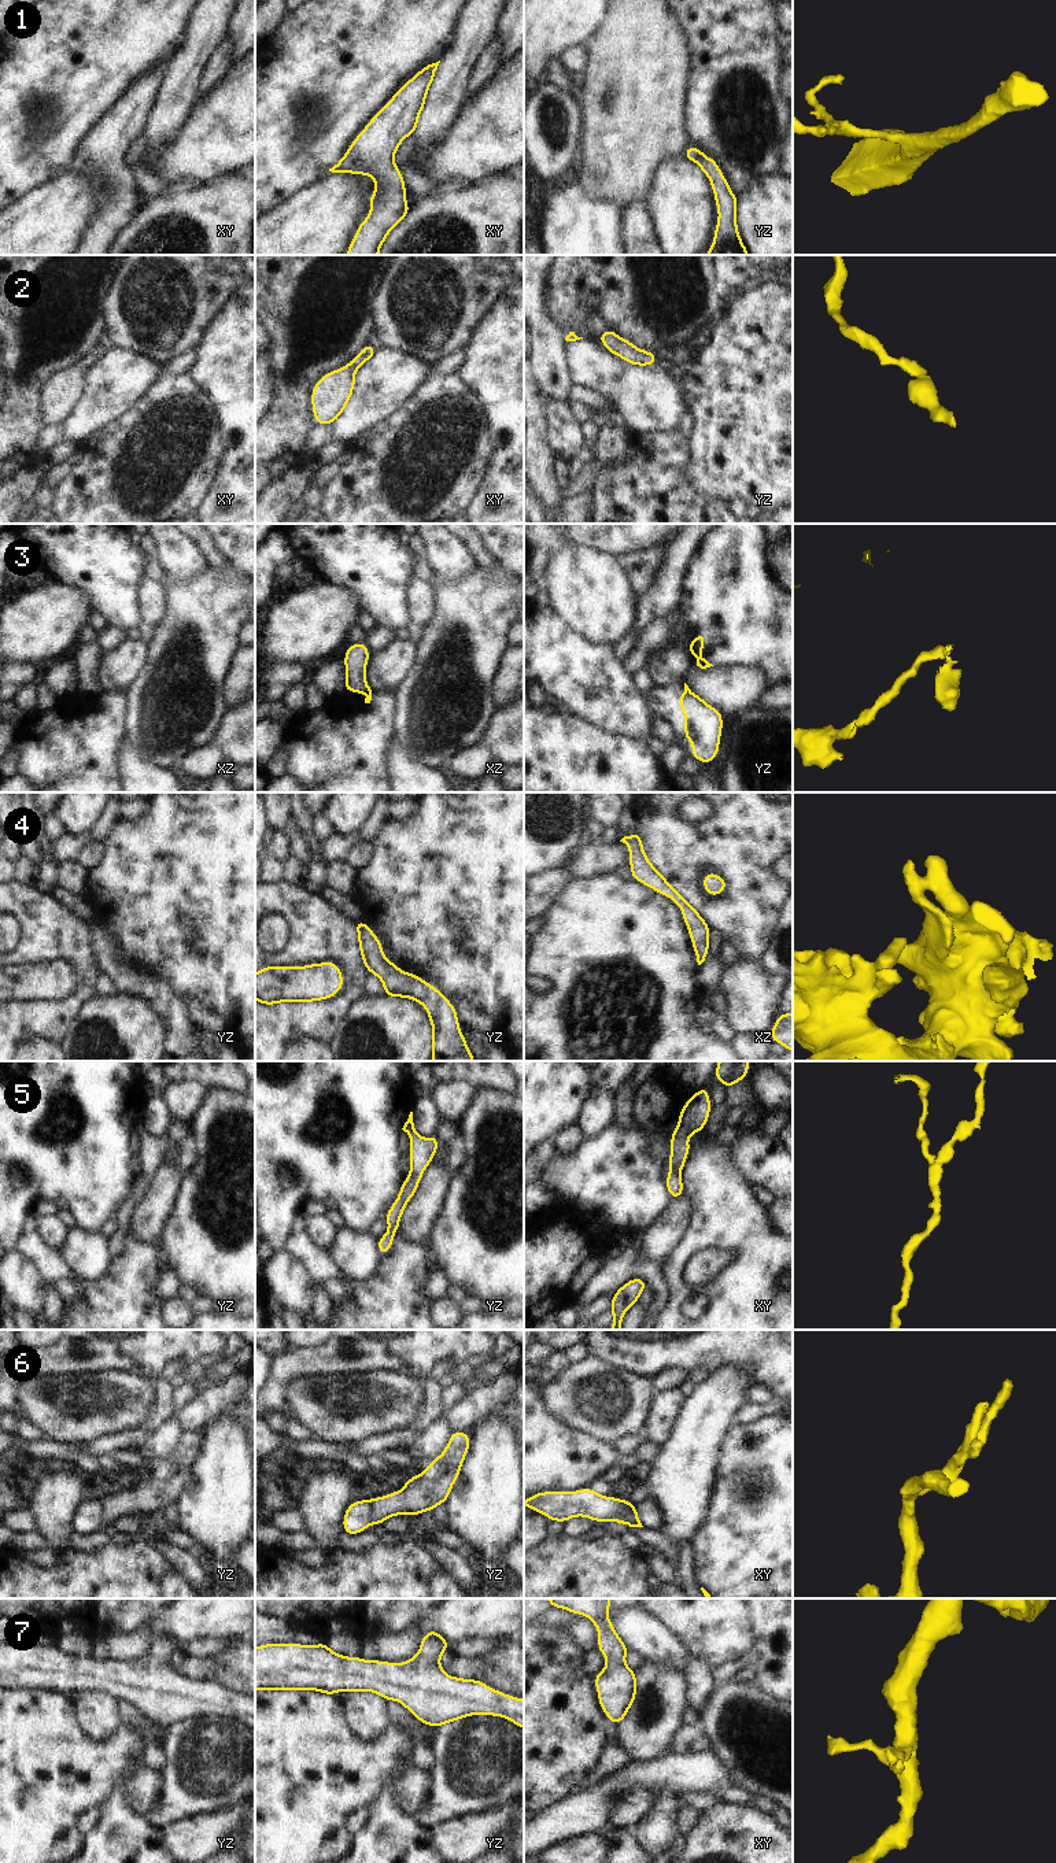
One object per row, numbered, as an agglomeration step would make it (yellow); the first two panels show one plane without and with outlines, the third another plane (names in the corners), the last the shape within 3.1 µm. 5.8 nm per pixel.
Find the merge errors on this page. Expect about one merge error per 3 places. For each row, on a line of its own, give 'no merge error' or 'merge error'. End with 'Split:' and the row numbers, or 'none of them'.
1: no merge error
2: no merge error
3: merge error
4: no merge error
5: no merge error
6: merge error
7: no merge error
Split: 3, 6

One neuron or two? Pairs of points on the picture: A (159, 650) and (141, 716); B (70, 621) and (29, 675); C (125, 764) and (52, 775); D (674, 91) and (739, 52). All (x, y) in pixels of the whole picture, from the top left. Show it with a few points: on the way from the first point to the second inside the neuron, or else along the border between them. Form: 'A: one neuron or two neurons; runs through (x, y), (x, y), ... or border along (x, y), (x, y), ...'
A: one neuron; runs through (159, 666), (158, 699)
B: two neurons; border along (14, 662), (29, 662), (32, 665)
C: two neurons; border along (124, 739), (117, 758), (118, 777)
D: two neurons; border along (687, 50), (685, 114)

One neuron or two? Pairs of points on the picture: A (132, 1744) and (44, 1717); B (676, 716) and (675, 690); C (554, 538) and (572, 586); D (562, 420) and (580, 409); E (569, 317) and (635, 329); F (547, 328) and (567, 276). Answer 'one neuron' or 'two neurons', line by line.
A: one neuron
B: one neuron
C: two neurons
D: two neurons
E: one neuron
F: two neurons

